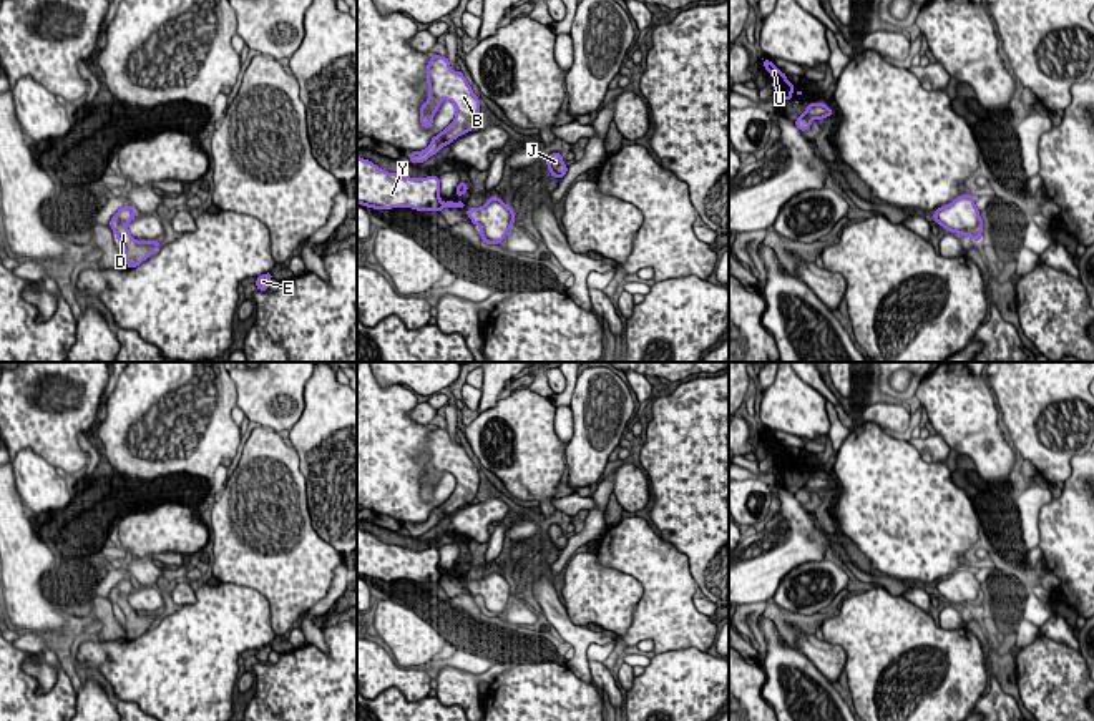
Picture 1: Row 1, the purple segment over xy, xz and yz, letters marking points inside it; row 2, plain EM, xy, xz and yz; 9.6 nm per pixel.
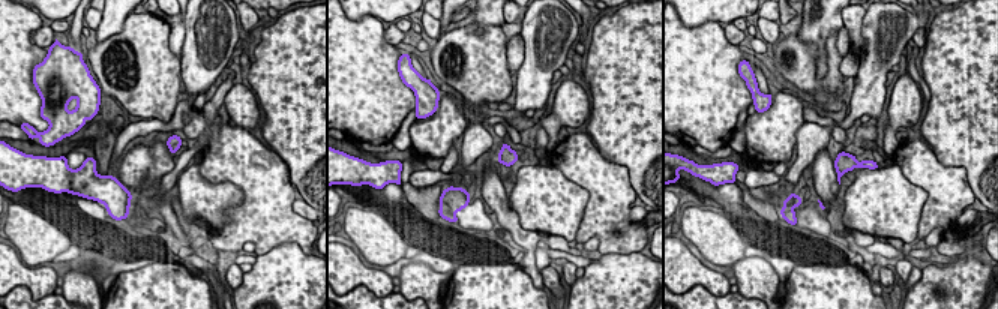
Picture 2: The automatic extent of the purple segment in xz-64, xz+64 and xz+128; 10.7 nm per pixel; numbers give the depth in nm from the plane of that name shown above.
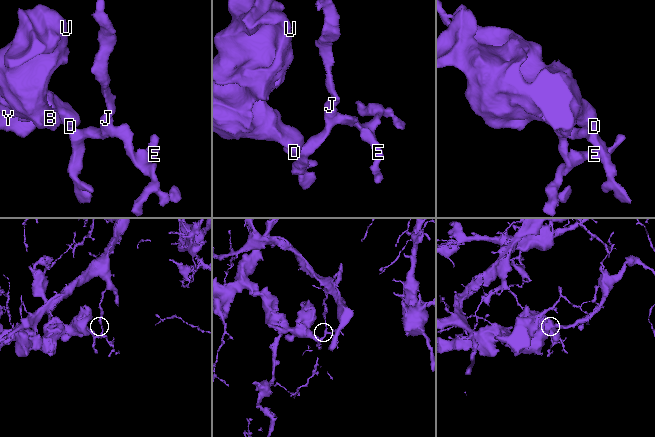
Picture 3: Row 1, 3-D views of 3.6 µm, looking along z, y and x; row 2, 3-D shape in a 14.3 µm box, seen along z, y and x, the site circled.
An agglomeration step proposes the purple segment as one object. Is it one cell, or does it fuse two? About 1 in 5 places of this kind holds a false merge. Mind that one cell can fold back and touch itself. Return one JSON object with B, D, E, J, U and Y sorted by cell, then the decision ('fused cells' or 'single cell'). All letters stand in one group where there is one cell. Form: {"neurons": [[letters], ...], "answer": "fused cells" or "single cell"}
{"neurons": [["B", "U", "Y"], ["D", "E", "J"]], "answer": "fused cells"}

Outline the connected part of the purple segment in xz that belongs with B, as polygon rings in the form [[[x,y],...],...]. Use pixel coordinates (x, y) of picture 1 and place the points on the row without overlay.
[[[432,427],[427,437],[428,472],[420,478],[420,497],[432,500],[433,487],[443,472],[455,477],[453,493],[432,510],[422,523],[410,525],[410,535],[423,535],[463,505],[481,495],[480,470],[473,465],[463,445],[453,444],[447,429]]]

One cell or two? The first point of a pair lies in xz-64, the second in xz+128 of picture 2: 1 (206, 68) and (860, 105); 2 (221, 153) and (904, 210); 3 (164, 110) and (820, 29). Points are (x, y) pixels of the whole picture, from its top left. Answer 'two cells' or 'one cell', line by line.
1: one cell
2: two cells
3: two cells

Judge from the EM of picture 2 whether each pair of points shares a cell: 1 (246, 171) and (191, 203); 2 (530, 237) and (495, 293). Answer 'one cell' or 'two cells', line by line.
1: two cells
2: two cells

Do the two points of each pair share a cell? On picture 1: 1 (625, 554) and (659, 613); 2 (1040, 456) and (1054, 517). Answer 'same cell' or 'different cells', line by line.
1: same cell
2: different cells

